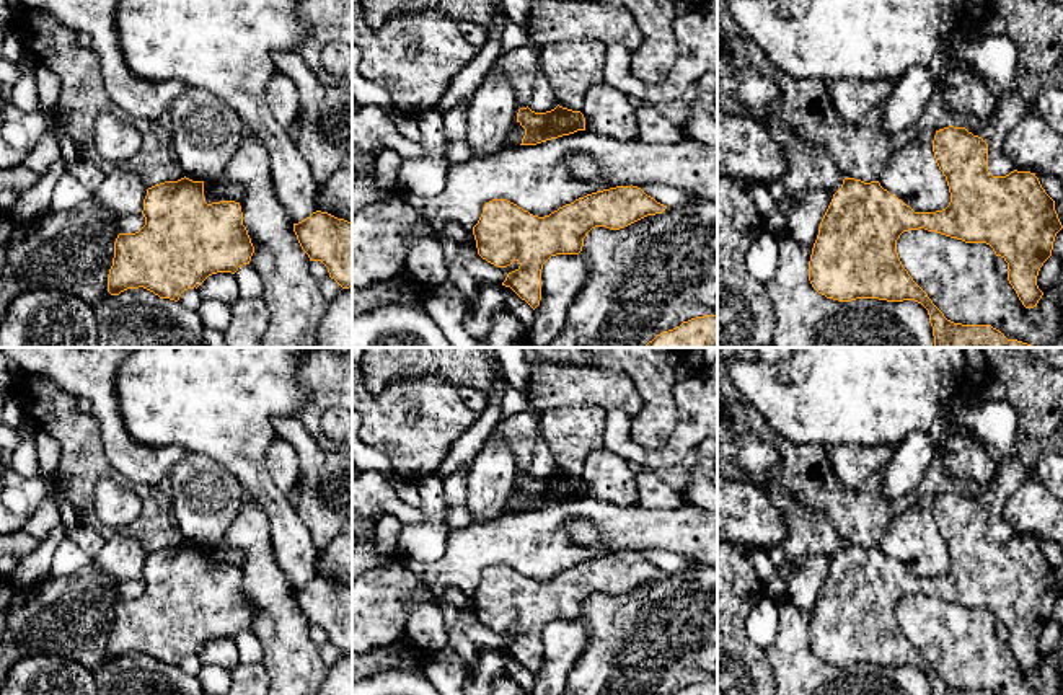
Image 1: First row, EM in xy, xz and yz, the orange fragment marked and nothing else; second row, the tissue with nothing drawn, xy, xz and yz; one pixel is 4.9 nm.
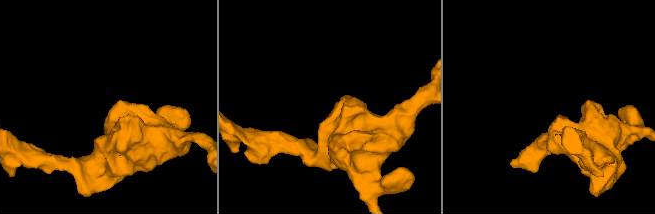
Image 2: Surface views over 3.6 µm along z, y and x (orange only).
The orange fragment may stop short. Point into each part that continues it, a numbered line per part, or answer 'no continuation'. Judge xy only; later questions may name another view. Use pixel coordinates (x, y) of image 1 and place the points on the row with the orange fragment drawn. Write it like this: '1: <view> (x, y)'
no continuation

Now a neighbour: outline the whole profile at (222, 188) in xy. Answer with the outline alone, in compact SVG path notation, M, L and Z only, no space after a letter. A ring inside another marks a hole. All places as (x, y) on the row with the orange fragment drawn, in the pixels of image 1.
M218 176L217 179L204 181L204 197L207 204L220 201L240 202L243 199L243 189L228 178Z

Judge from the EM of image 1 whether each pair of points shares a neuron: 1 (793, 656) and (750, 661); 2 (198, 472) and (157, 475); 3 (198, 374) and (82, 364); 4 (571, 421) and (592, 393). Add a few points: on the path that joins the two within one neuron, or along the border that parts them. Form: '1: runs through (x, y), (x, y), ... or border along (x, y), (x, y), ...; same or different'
1: border along (763, 650), (776, 677); different
2: border along (186, 452), (173, 467), (165, 485); different
3: border along (121, 364), (114, 382), (119, 407); different
4: border along (607, 410), (582, 407), (548, 408), (545, 411); different

